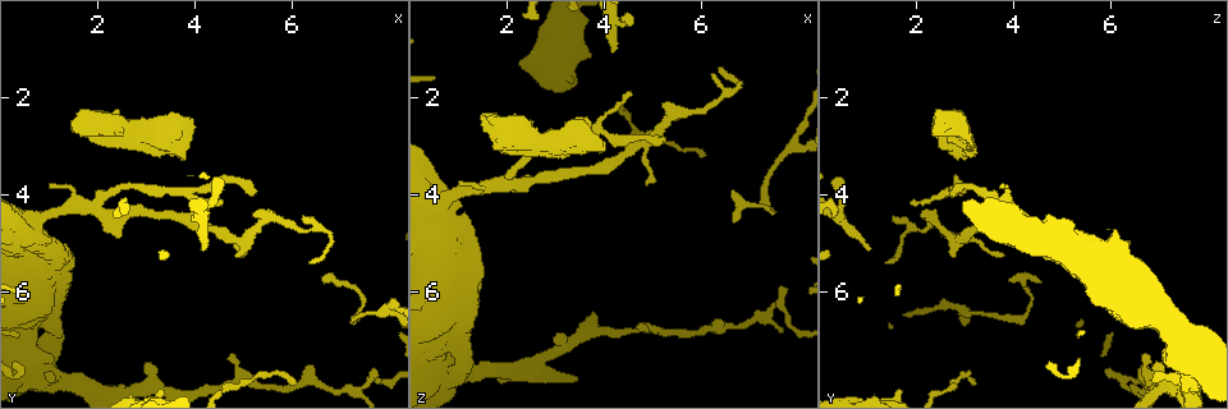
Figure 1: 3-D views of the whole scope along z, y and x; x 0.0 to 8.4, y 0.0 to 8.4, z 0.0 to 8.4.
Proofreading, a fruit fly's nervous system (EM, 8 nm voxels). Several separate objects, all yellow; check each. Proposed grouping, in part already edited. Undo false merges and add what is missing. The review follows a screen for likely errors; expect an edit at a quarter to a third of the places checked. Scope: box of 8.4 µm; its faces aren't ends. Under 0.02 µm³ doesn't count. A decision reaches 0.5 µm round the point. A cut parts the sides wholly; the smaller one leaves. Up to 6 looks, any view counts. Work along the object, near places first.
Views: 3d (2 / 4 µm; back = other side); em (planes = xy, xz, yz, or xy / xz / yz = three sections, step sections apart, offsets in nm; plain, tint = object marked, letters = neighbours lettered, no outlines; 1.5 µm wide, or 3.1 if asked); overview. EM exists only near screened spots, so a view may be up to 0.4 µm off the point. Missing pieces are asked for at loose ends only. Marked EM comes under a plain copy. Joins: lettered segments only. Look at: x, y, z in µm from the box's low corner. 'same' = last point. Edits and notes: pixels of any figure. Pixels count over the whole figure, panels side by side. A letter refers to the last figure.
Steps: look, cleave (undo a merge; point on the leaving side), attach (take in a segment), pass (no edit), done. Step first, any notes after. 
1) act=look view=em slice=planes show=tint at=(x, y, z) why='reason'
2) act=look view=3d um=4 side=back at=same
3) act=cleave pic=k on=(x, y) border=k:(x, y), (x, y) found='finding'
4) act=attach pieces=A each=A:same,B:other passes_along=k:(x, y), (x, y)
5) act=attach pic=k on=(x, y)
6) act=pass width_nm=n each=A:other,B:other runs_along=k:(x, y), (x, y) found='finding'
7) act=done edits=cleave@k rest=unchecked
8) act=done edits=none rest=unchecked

act=look view=em slice=planes show=tint at=(1.00, 3.80, 3.75) why='branch stops here'

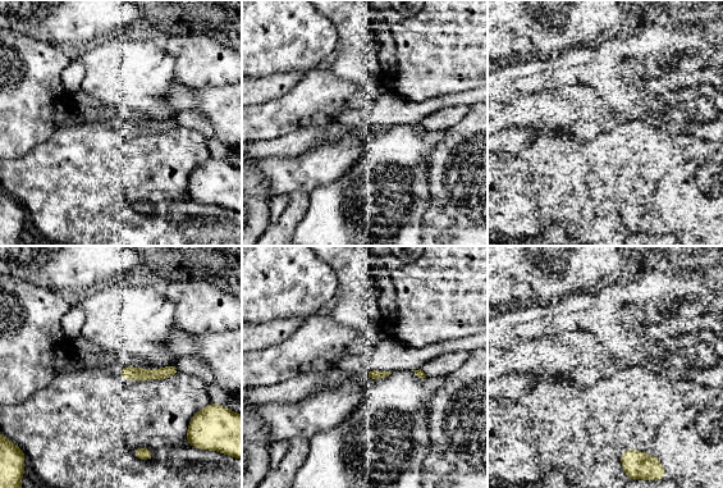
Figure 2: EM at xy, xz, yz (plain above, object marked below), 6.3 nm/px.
act=look view=em slice=planes show=letters at=same

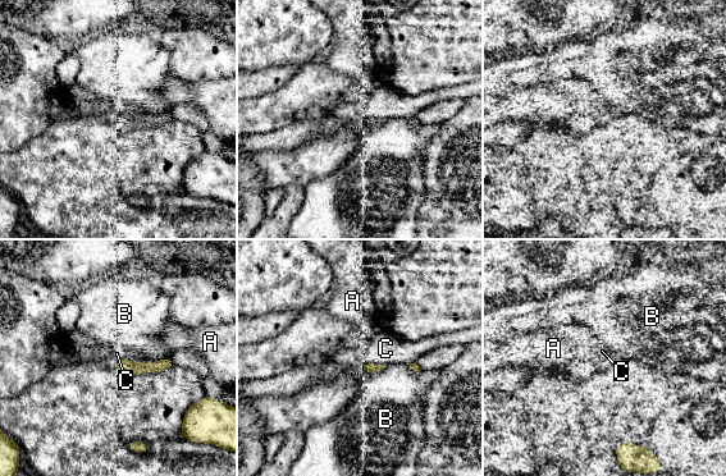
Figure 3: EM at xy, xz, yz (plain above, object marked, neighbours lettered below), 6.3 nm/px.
act=pass each=A:other,B:other,C:other runs_along=3:(168, 364), (154, 367), (119, 367) found='none of them fits'

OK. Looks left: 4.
act=look view=em slice=xy step=8 show=tint at=(7.90, 6.35, 2.90)

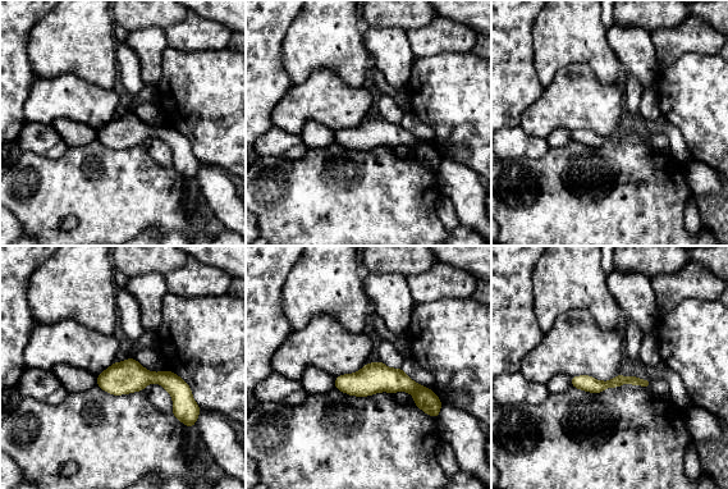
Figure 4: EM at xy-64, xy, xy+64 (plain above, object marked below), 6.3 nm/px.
act=look view=em slice=planes show=letters at=same why='another direction'

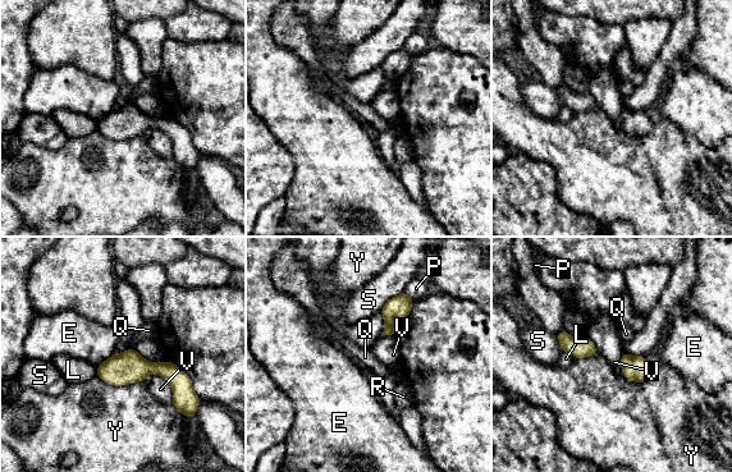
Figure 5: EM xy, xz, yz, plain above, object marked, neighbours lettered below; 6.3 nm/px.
act=pass width_nm=140 each=E:other,L:other,P:other,Q:other,R:other,S:other,V:other,Y:other border=5:(97, 375), (114, 385), (142, 383) found='all the same cell'

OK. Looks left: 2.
act=look view=em slice=planes show=letters at=(6.25, 4.45, 1.55) why='tapers out'

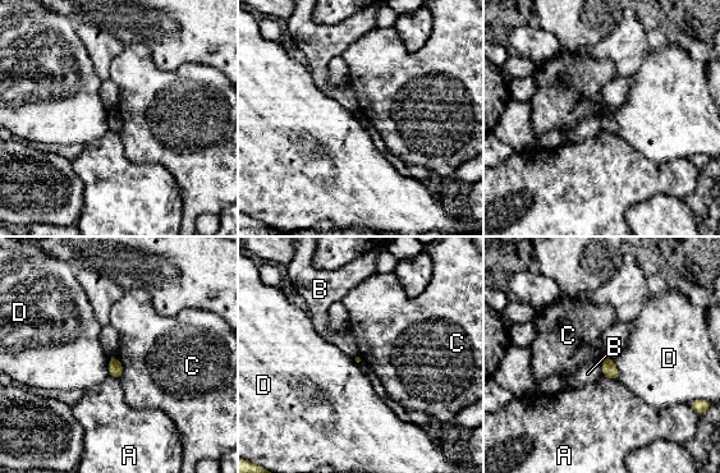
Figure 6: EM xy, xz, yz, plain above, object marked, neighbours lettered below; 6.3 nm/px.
act=pass each=A:other,B:other,C:other,D:other border=6:(117, 359), (122, 366), (120, 379) found='no lettered segment goes on from it'

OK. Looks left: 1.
act=done edits=none rest=unchecked

